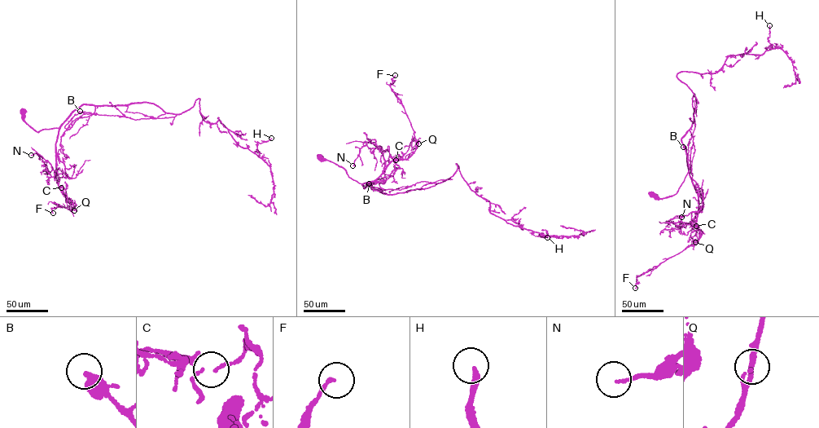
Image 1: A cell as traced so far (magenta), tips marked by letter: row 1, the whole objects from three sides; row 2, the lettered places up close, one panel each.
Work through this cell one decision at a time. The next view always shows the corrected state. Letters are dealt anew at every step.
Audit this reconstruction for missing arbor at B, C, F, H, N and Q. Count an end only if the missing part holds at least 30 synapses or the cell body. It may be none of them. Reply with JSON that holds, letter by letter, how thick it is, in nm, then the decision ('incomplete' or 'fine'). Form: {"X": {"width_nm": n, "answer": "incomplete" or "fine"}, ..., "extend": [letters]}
{"B": {"width_nm": 480, "answer": "fine"}, "C": {"width_nm": 70, "answer": "fine"}, "F": {"width_nm": 150, "answer": "fine"}, "H": {"width_nm": 260, "answer": "fine"}, "N": {"width_nm": 120, "answer": "fine"}, "Q": {"width_nm": 110, "answer": "fine"}, "extend": []}

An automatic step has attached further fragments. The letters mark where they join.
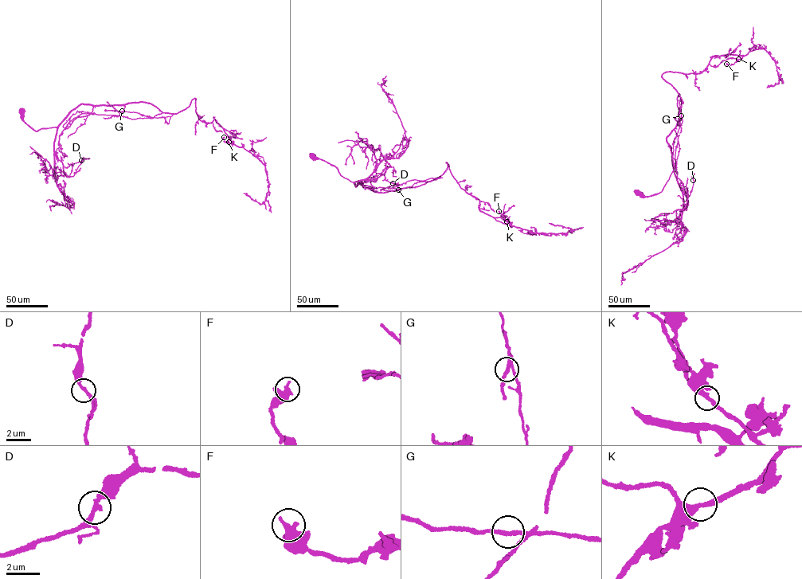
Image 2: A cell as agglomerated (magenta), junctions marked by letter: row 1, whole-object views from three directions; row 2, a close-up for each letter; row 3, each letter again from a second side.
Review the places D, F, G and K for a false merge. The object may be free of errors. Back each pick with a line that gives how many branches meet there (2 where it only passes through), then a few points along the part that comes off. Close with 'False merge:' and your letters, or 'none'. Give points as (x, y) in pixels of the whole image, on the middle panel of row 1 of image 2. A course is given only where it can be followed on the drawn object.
False merge: none

